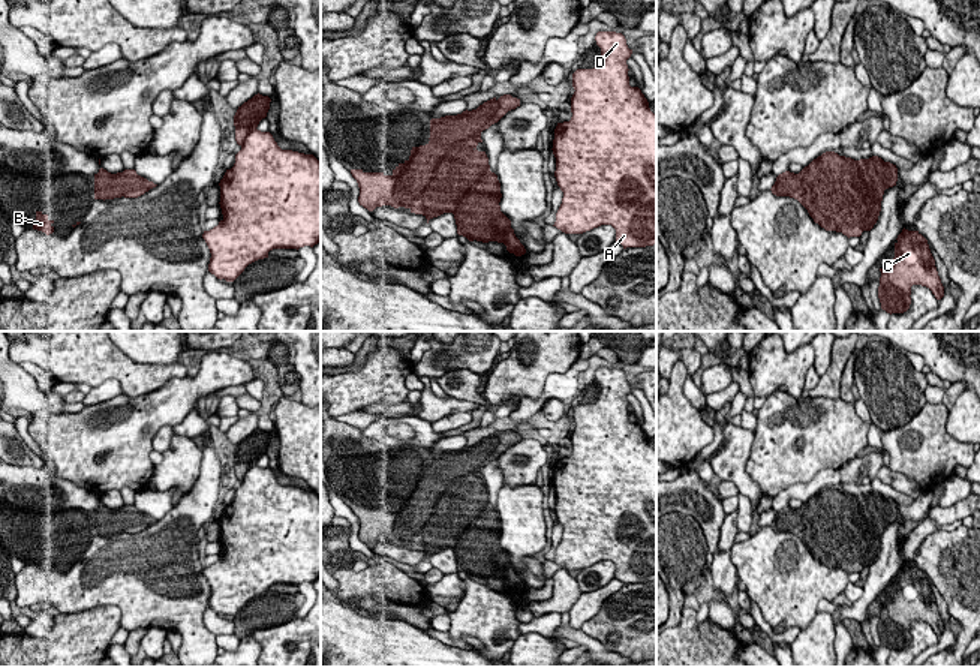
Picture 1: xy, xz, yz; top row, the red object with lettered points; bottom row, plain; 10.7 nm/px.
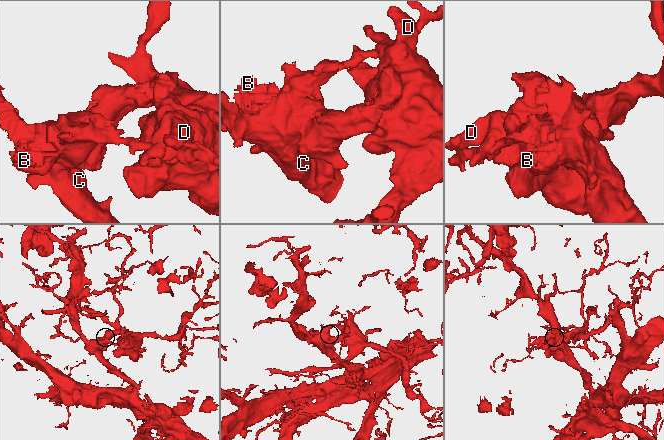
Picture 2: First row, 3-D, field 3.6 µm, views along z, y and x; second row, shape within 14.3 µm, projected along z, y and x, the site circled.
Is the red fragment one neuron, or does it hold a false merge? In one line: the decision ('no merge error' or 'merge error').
merge error

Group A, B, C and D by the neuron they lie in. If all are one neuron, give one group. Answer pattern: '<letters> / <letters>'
A D / B C

